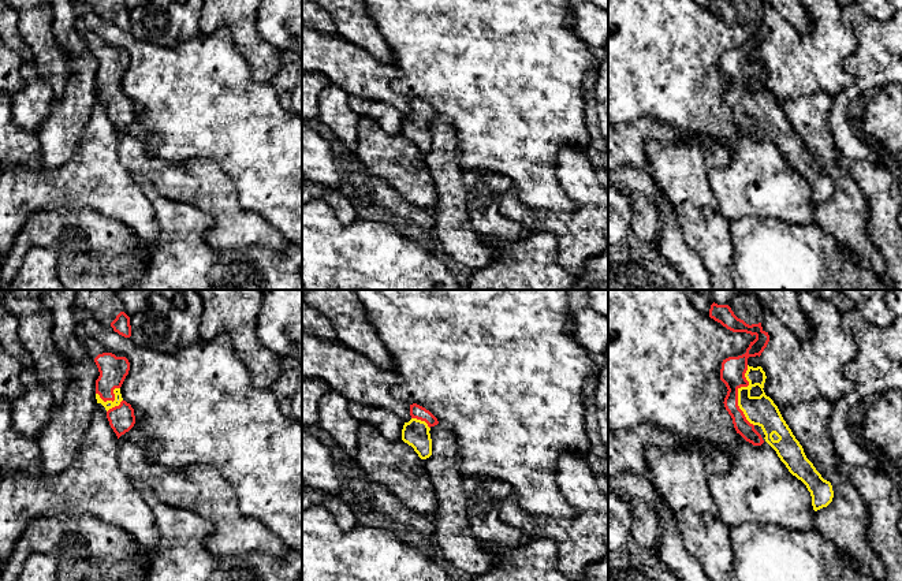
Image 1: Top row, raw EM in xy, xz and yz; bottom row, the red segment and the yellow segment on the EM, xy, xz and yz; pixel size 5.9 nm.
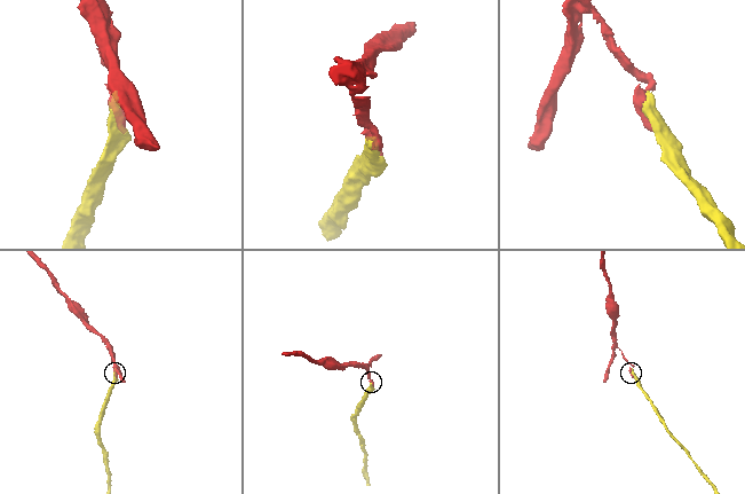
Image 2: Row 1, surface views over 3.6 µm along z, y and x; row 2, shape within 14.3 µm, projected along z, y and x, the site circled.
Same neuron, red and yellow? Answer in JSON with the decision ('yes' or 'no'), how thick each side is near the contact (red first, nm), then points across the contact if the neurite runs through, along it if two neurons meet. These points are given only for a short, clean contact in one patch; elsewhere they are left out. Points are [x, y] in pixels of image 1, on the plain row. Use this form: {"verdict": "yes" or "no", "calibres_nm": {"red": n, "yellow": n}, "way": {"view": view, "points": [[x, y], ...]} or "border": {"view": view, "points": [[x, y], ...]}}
{"verdict": "yes", "calibres_nm": {"red": 150, "yellow": 180}}

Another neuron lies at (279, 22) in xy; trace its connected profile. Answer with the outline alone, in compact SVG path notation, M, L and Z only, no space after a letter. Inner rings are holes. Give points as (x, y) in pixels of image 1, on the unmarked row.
M262 0L257 12L257 30L282 52L302 55L302 0Z

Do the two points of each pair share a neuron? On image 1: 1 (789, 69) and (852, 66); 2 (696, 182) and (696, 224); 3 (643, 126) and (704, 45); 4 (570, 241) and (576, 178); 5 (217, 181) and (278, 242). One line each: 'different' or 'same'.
1: different
2: same
3: different
4: same
5: same

